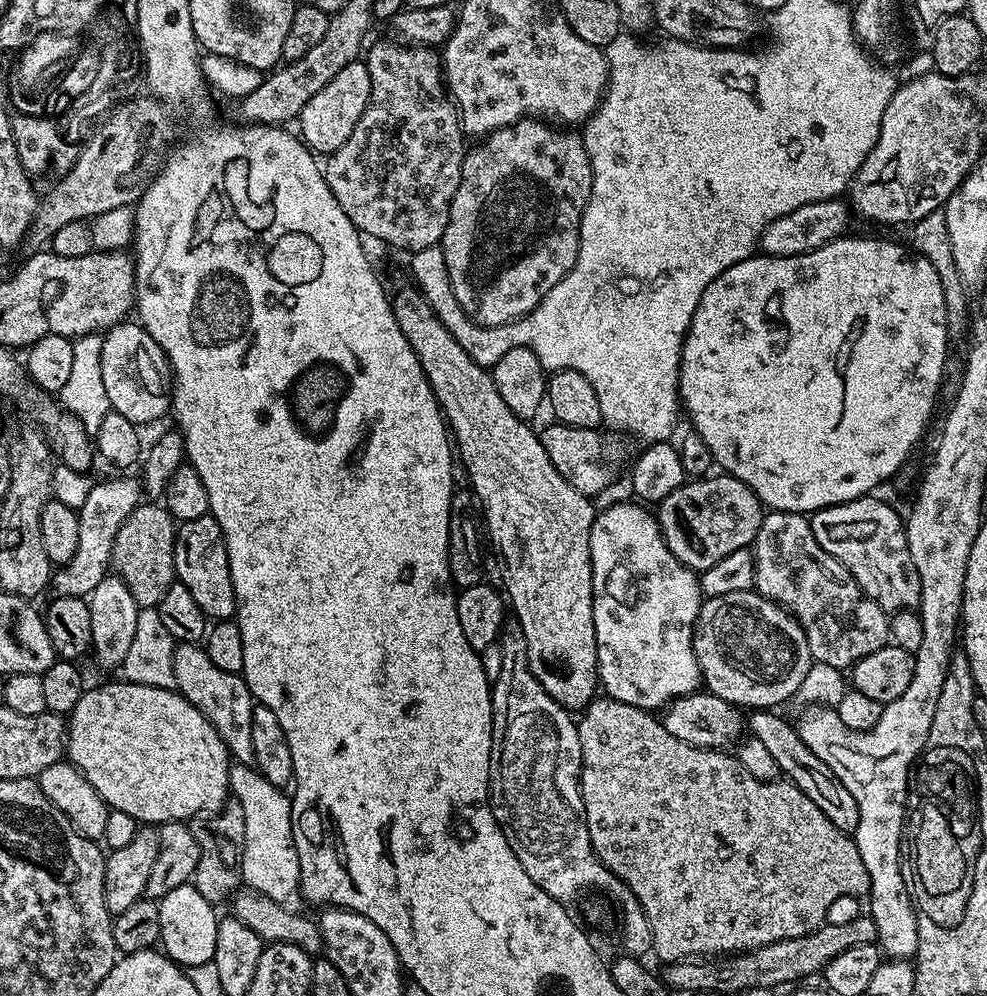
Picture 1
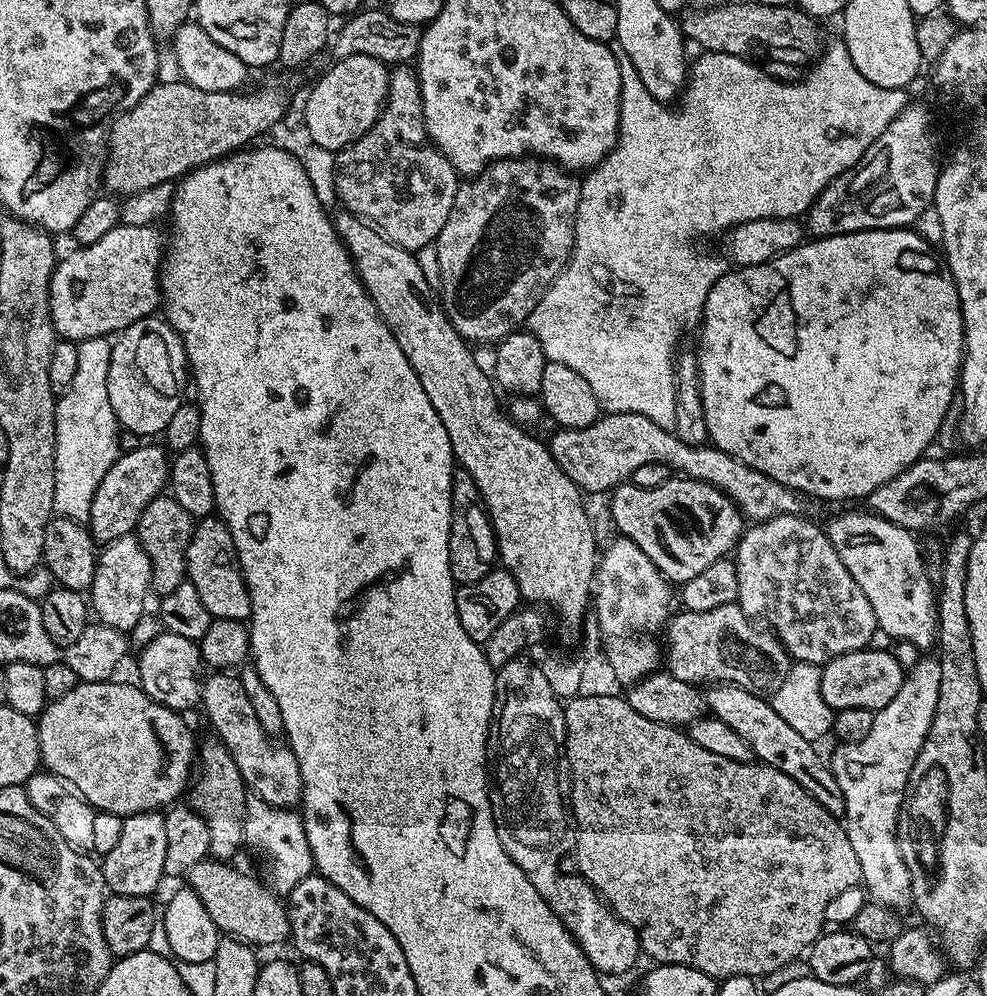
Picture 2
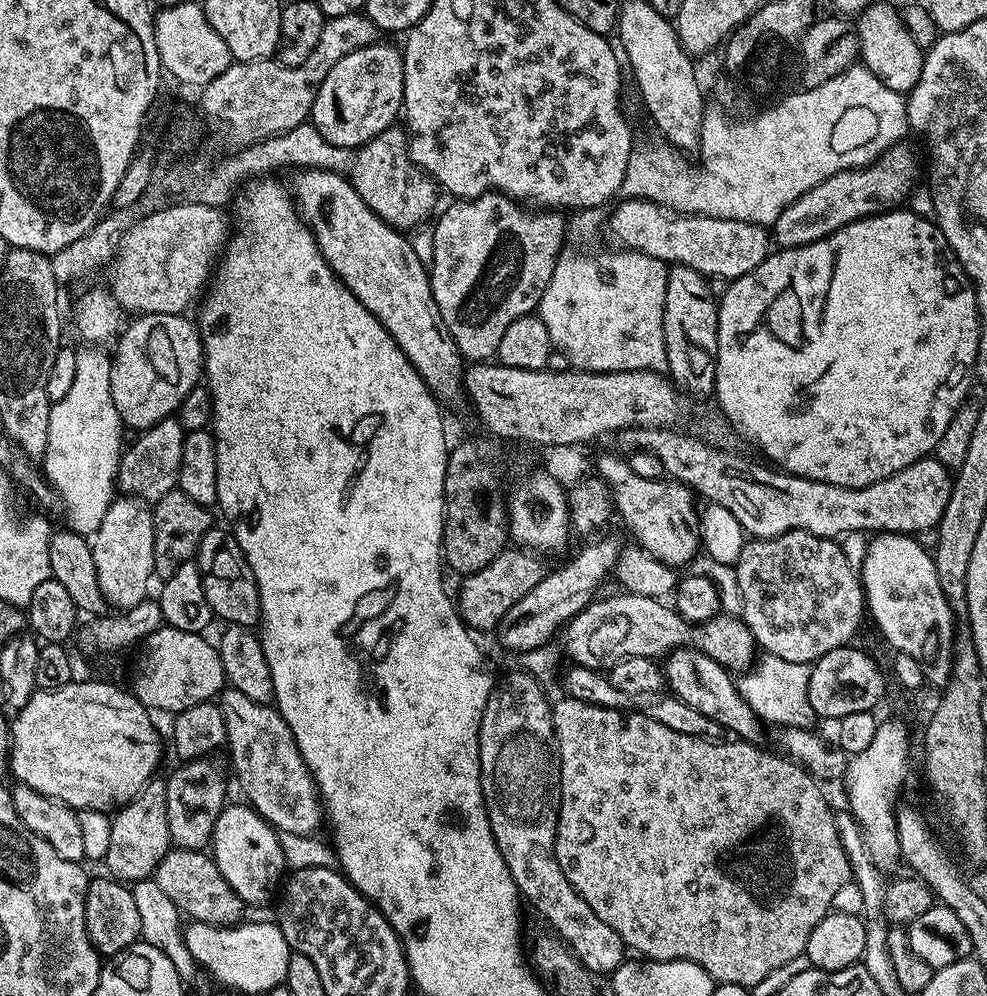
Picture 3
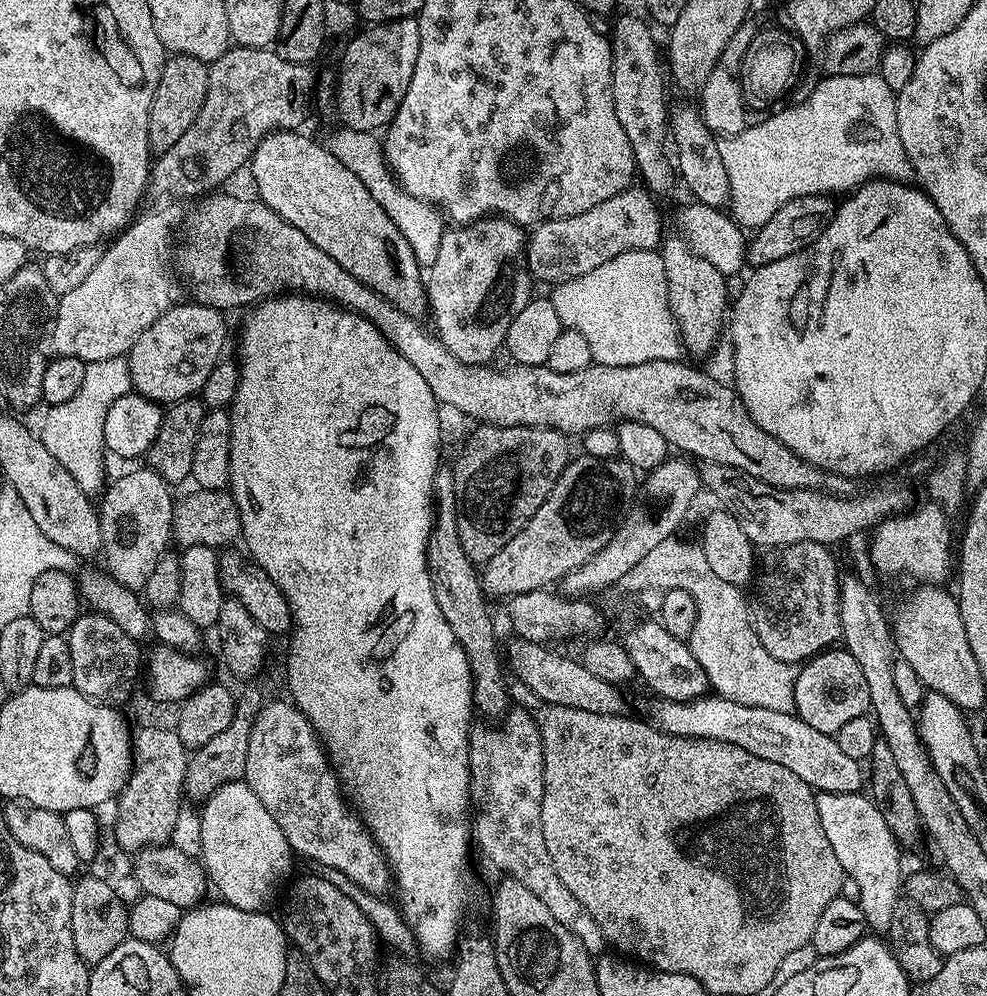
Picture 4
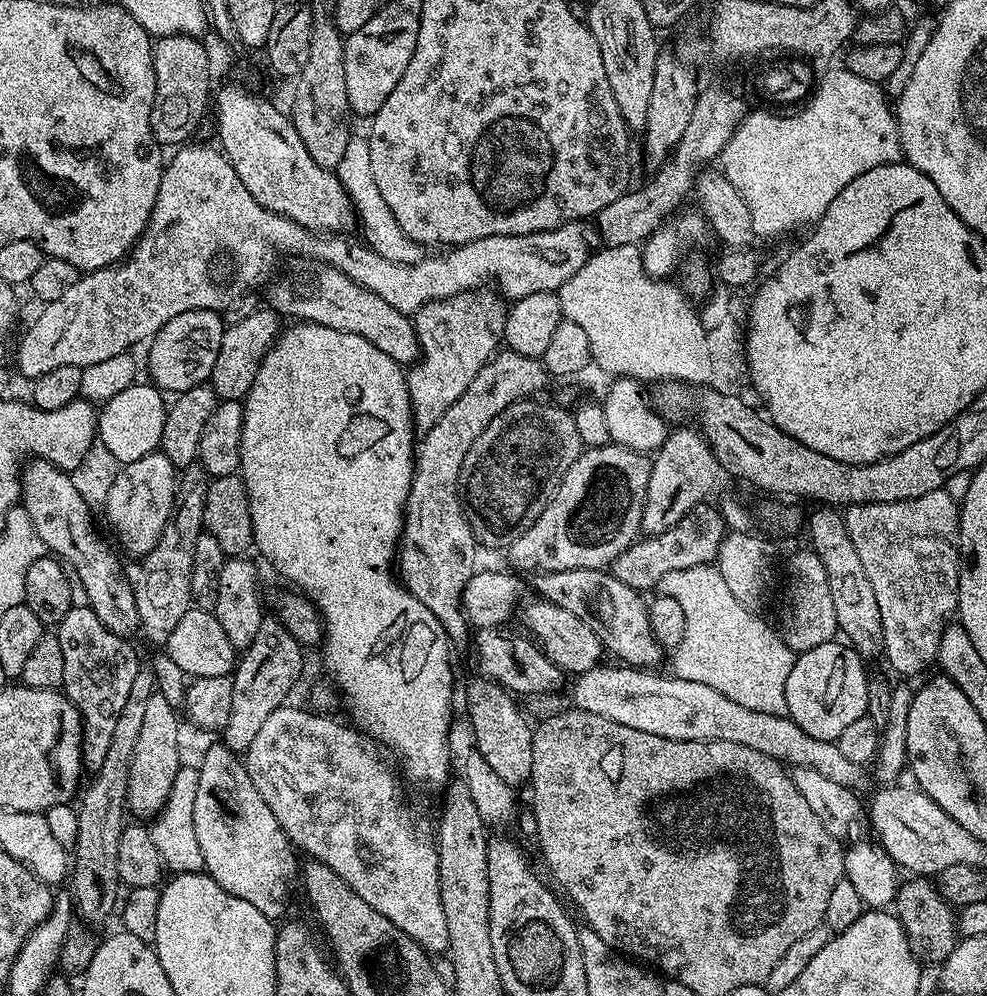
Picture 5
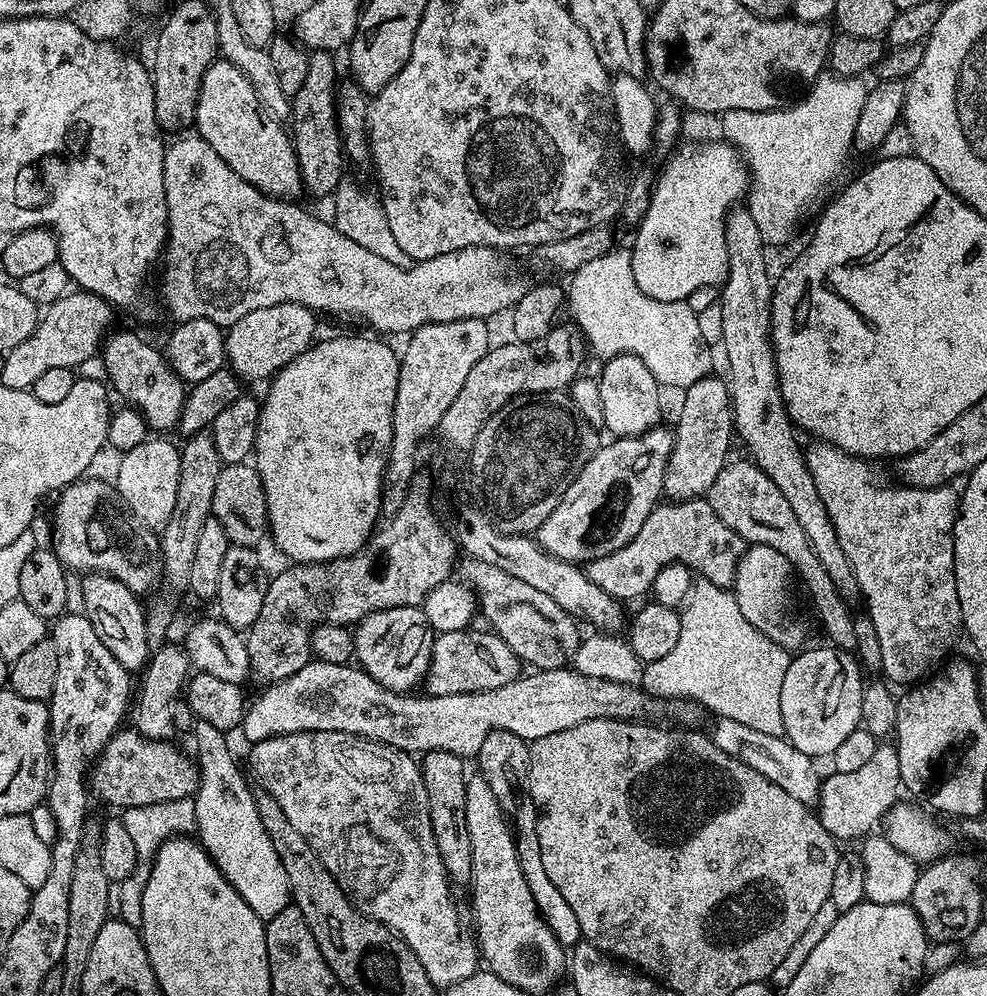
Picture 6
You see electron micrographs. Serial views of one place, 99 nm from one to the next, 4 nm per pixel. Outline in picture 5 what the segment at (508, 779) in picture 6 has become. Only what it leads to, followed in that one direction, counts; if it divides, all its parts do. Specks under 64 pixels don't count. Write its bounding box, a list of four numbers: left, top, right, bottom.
[468,678,533,786]

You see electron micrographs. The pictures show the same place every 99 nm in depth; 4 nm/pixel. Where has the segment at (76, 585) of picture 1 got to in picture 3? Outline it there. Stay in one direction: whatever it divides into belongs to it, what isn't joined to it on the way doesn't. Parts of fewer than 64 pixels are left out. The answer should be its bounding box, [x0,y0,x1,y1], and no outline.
[118,418,185,502]

